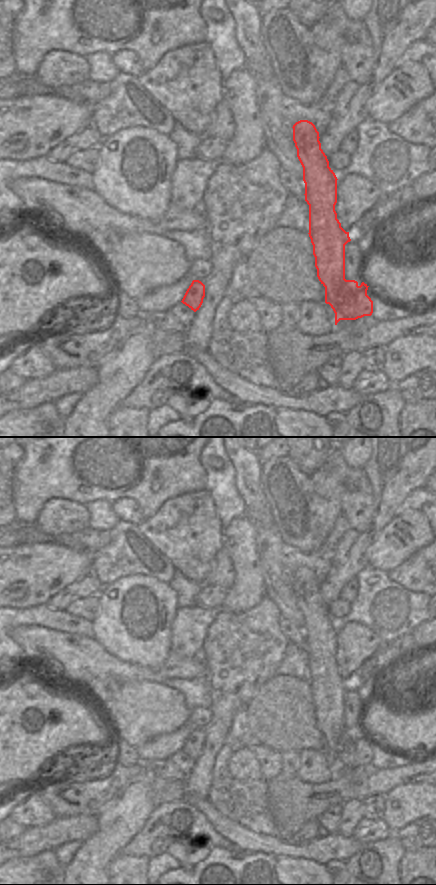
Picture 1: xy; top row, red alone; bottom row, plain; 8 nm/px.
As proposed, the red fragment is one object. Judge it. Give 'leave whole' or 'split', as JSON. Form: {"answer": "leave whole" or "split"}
{"answer": "split"}

